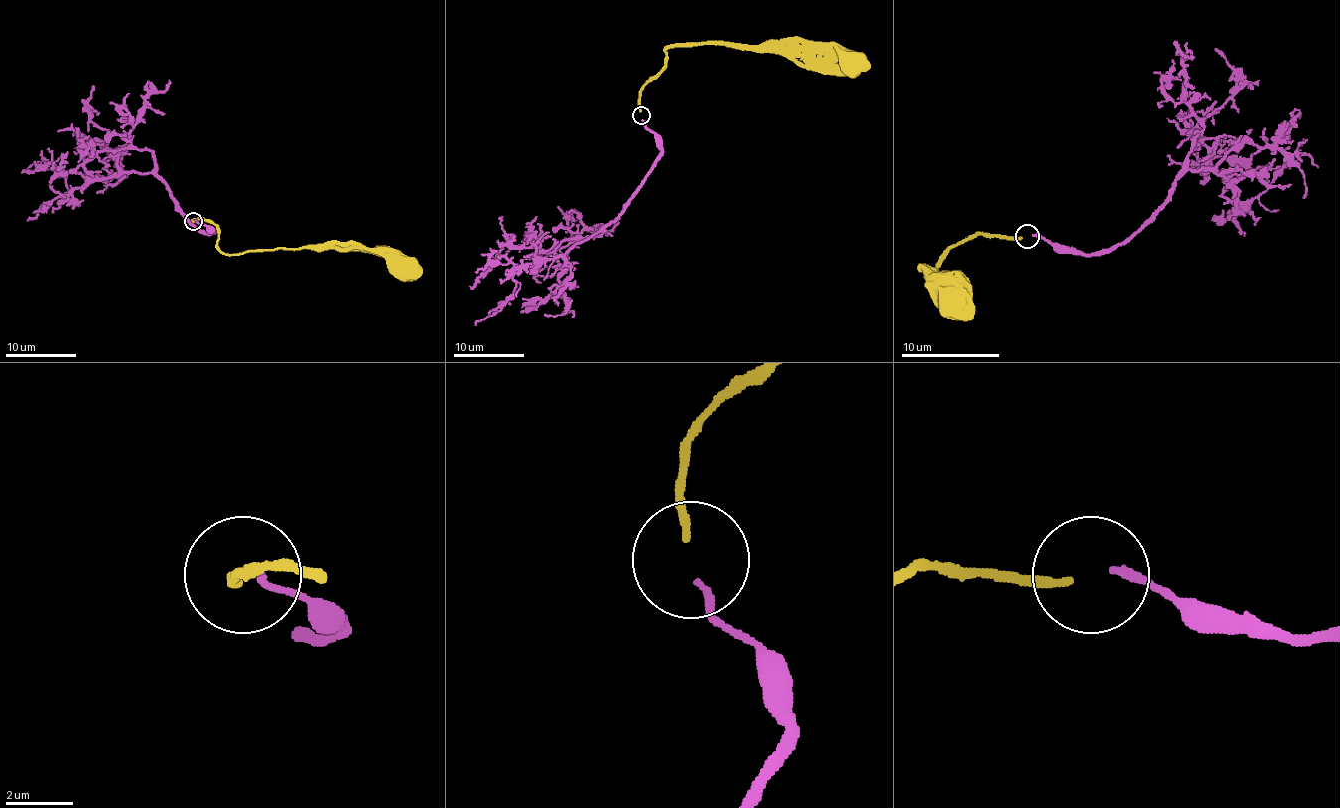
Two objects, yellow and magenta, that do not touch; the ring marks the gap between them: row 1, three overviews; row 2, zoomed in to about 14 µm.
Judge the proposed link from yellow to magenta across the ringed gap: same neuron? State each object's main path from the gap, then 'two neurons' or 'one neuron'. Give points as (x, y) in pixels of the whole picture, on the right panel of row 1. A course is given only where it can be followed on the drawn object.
yellow runs (1022, 237), (966, 237), (949, 250), (932, 284), (927, 277), (929, 269), (944, 301), (954, 303); magenta runs (1032, 235), (1095, 255), (1122, 245), (1188, 169), (1220, 174), (1240, 201), (1257, 198), (1299, 157), (1318, 166); one neuron

